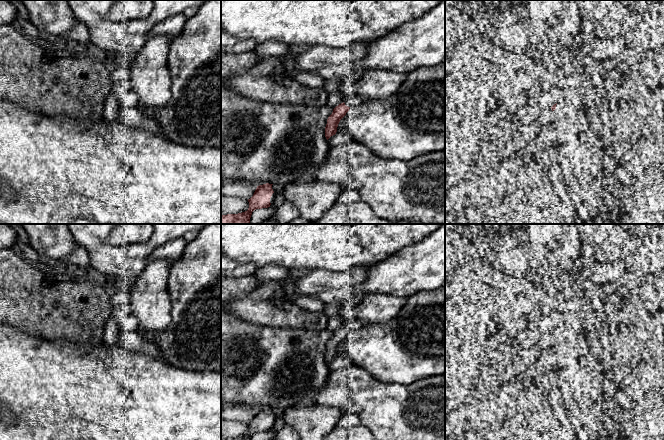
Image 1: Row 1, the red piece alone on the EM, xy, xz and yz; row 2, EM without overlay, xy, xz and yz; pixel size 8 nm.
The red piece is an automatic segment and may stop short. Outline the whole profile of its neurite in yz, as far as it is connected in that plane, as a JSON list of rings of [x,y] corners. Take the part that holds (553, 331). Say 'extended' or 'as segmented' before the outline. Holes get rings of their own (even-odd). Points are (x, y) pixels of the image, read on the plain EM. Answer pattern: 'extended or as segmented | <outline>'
extended | [[[554,328],[551,332],[546,332],[542,338],[540,339],[539,344],[541,345],[542,348],[551,346],[553,343],[553,335],[556,333],[556,328]]]

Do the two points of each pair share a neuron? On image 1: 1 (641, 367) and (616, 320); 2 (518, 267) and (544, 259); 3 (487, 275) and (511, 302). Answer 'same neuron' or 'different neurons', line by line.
1: different neurons
2: different neurons
3: same neuron

